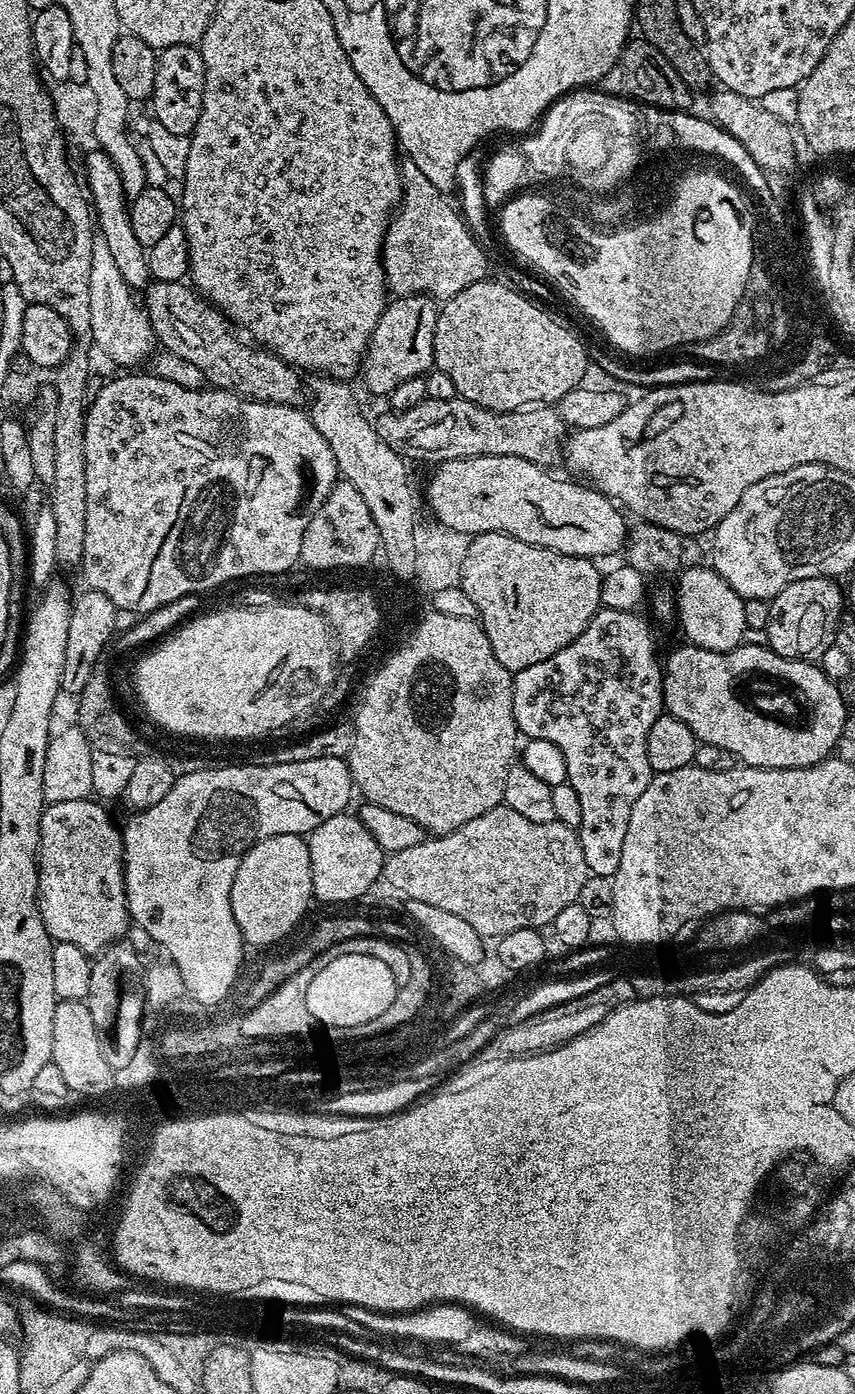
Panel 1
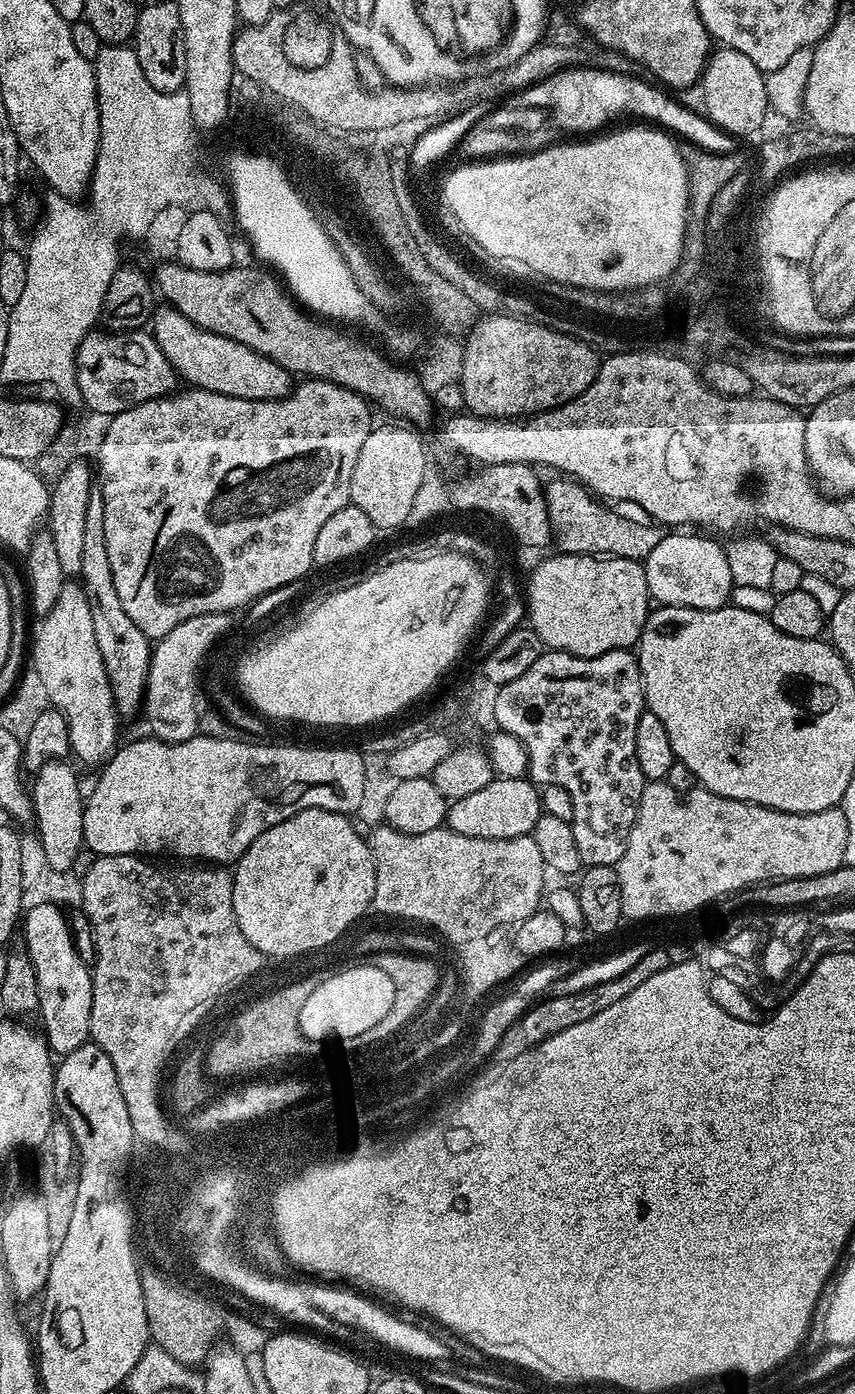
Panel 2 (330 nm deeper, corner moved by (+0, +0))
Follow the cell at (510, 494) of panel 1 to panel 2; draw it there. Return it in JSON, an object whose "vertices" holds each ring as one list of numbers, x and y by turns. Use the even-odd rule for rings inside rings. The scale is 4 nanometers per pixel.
{"vertices":[[172,262,154,272,154,284,159,295,161,292,168,299,165,301,190,318,190,322,234,342,242,342,242,346,250,346,250,350,278,362,278,366,287,372,301,372,301,377,329,380,349,388,377,409,385,408,392,415,389,417,413,425,431,422,434,400,423,389,415,371,403,368,405,365,400,362,391,364,392,360,380,348,381,353,374,345,343,332,343,327,309,314,289,295,285,285,271,271,263,267,238,267,207,272,188,269,179,262]]}

